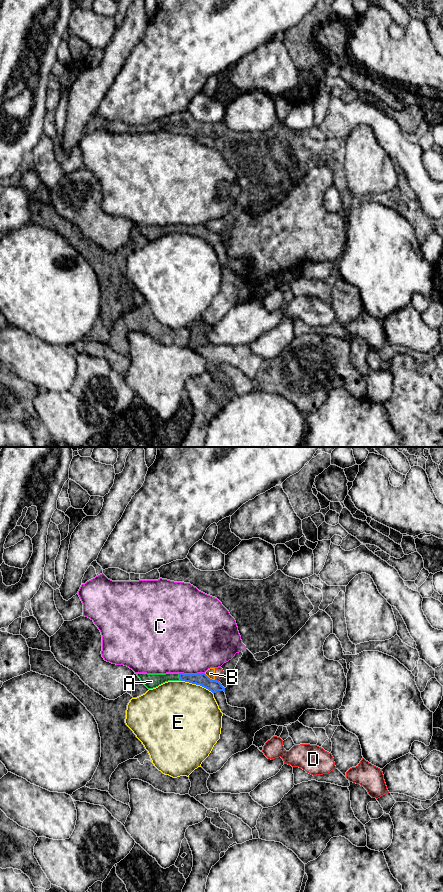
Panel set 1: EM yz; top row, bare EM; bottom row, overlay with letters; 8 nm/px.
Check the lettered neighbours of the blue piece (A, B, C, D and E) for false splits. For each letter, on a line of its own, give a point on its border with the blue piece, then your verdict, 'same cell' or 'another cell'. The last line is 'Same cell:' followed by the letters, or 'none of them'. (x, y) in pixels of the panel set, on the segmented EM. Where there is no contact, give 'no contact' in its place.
A: yz (179, 677) | same cell
B: yz (208, 677) | another cell
C: yz (192, 674) | another cell
D: yz (216, 680) | another cell
E: yz (197, 684) | another cell
Same cell: A

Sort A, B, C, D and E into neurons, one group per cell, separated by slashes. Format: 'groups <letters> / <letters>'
groups A / B D / C / E

